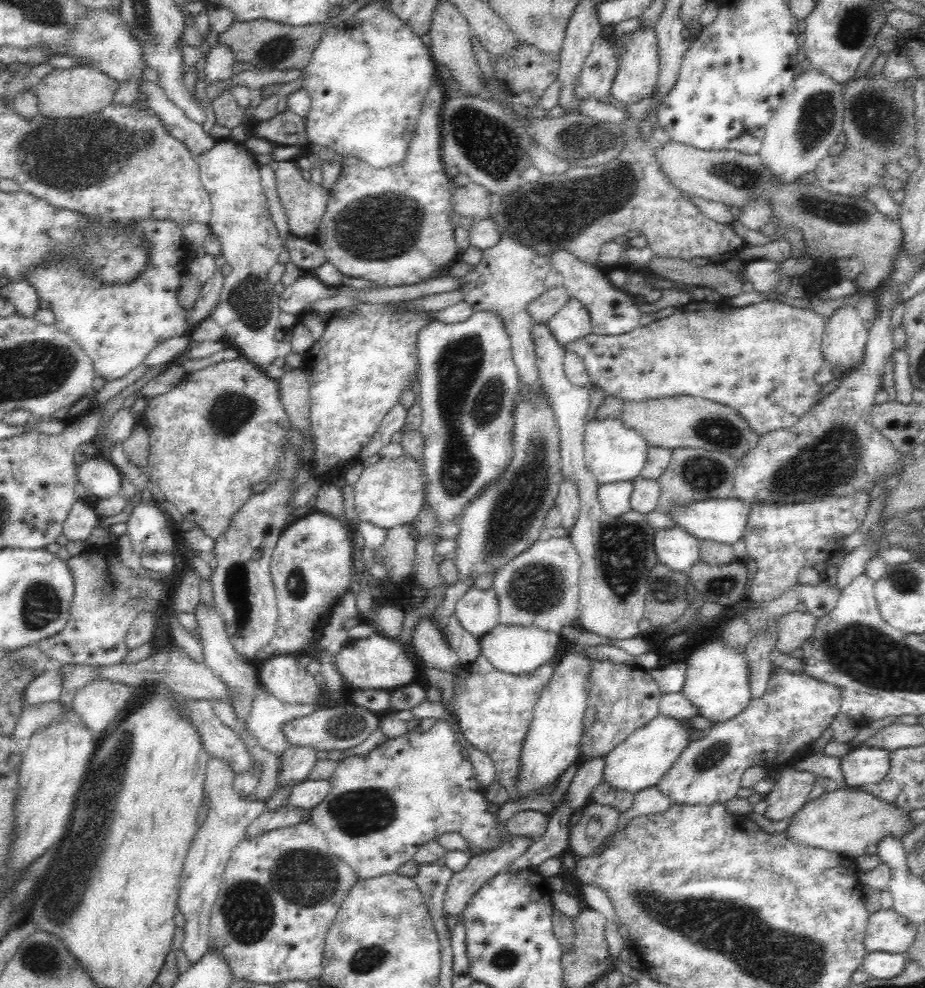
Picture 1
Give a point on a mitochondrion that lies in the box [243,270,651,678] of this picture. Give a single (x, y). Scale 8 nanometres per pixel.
(466, 396)

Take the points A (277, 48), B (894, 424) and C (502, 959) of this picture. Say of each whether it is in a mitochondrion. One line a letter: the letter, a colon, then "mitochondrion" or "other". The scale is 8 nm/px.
A: mitochondrion
B: other
C: mitochondrion

